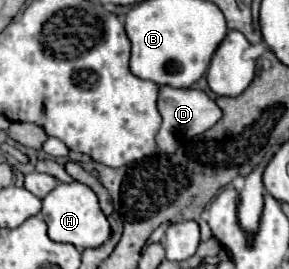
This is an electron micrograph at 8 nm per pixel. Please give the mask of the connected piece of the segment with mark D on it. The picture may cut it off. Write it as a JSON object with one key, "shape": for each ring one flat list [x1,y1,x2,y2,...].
{"shape":[[160,87,160,95,158,95,156,105,158,105,160,117,162,117,162,125,156,135,156,143,164,153,174,153,174,149,180,145,180,141,184,137,194,137,198,133,204,133,206,129,214,127,222,117,222,109,200,89]]}

